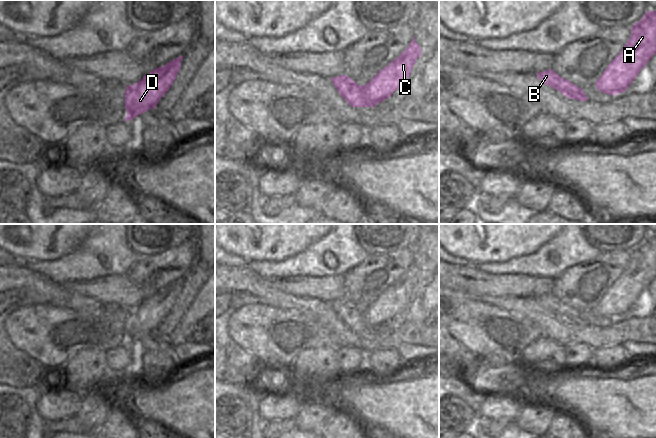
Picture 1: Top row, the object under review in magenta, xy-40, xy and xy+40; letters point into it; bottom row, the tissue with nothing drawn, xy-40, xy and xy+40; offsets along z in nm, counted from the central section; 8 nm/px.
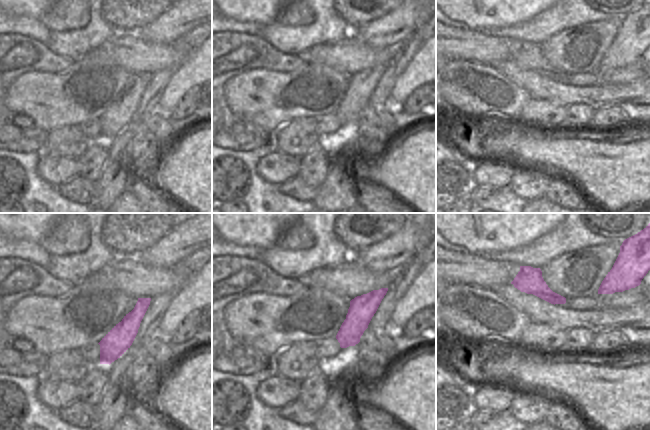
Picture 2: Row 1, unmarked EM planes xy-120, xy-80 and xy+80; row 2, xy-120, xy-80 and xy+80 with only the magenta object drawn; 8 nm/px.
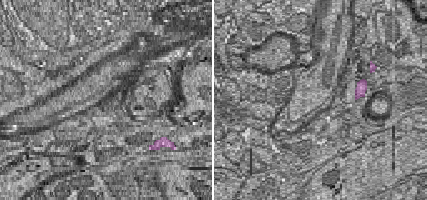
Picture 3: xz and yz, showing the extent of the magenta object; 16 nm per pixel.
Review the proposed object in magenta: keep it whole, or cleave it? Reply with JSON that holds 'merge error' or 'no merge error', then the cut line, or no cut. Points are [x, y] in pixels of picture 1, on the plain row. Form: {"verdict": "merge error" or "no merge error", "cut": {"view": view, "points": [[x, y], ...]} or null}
{"verdict": "merge error", "cut": {"view": "xy", "points": [[359, 309], [341, 319]]}}

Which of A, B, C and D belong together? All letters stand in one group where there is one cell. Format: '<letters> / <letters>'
A C D / B

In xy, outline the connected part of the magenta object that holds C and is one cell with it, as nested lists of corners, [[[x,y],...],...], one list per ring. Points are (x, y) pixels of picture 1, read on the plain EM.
[[[414,260],[409,270],[366,309],[361,309],[341,320],[352,331],[375,331],[377,327],[388,323],[405,307],[420,280],[421,272],[415,266]]]

